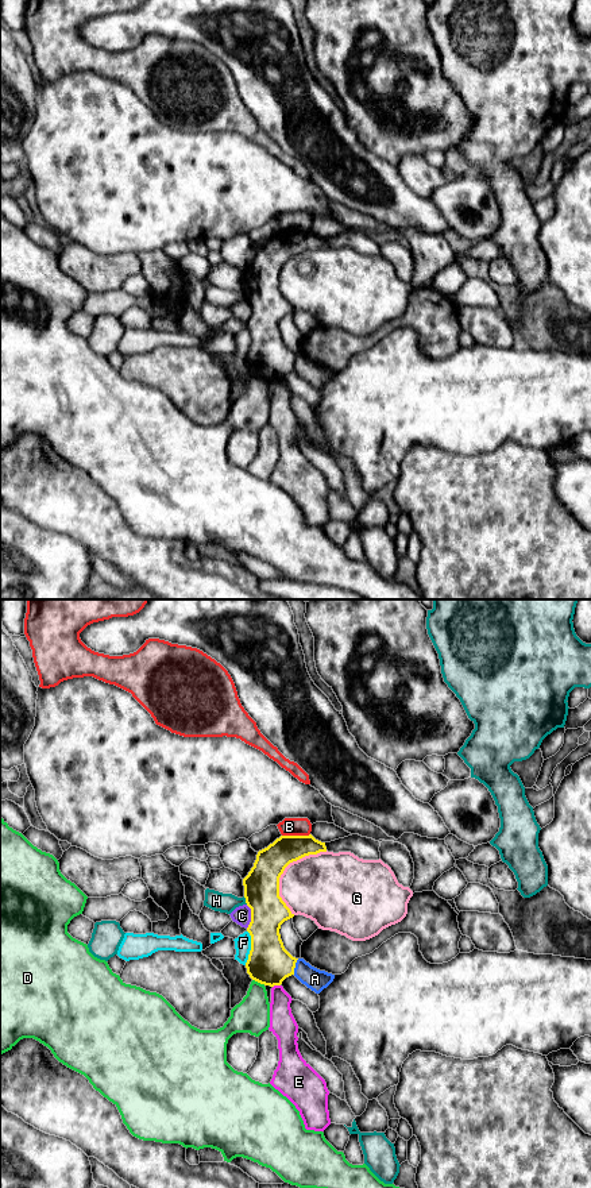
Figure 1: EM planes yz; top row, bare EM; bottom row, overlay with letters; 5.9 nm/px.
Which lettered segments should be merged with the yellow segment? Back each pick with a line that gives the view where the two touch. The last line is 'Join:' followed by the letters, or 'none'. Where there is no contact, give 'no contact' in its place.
Join: none

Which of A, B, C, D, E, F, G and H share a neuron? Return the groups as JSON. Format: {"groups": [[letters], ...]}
{"groups": [["A"], ["B"], ["C"], ["D"], ["E"], ["F"], ["G"], ["H"]]}

